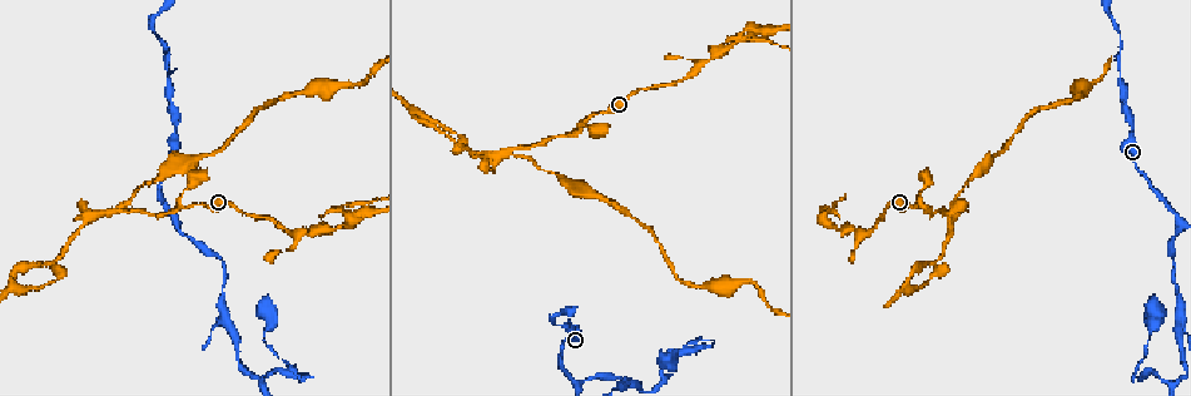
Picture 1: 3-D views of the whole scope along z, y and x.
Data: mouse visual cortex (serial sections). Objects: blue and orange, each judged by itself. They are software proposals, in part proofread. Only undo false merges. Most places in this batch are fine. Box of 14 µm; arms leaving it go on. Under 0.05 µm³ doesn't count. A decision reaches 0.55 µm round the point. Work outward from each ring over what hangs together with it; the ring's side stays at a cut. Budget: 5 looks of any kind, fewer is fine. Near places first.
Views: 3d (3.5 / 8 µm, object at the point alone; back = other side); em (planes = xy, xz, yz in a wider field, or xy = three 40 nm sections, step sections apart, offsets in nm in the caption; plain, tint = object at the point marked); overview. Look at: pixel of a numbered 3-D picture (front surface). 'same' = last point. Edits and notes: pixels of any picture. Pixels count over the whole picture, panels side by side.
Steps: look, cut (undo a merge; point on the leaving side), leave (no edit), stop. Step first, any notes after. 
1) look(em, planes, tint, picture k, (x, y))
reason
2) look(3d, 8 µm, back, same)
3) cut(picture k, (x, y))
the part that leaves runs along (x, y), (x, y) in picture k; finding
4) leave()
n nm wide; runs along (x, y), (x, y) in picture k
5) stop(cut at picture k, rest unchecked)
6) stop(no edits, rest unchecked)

look(3d, 8 µm, picture 1, (918, 206))
abrupt turn

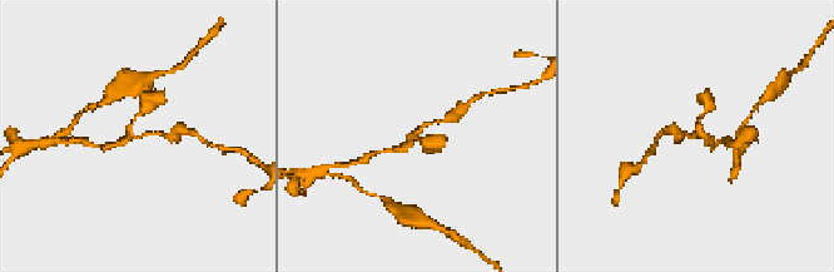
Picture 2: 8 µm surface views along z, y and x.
look(3d, 3.5 µm, picture 2, (135, 137))
closer look

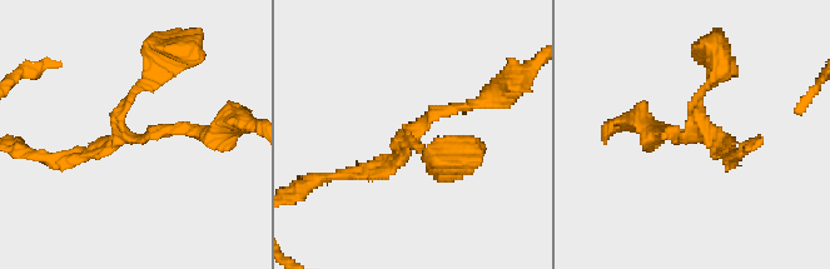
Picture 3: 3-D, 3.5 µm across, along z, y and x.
look(em, xy, step 5, tint, picture 3, (415, 135))
3 arms; arms of 150, 150, 150 nm

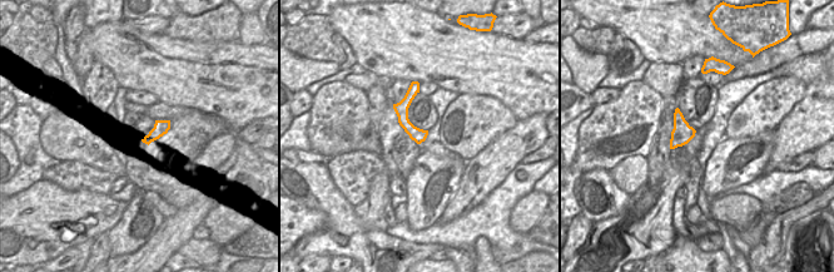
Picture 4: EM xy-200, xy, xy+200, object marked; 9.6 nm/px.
leave()
runs along (415, 84), (403, 122), (418, 139) in picture 4; one cell here

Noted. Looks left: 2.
look(3d, 8 µm, picture 1, (271, 375))
sudden change in width

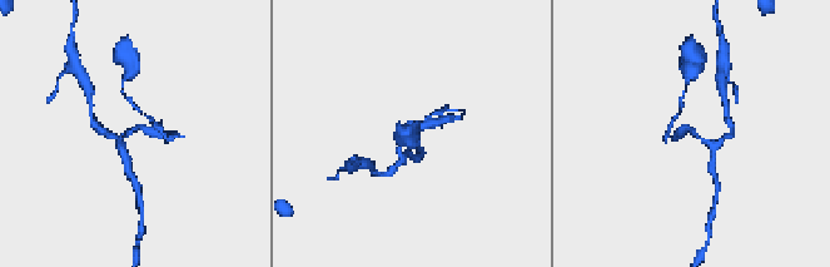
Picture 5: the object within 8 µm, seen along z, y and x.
look(em, xy, step 1, tint, picture 5, (131, 132))
arms of 200, 300 nm

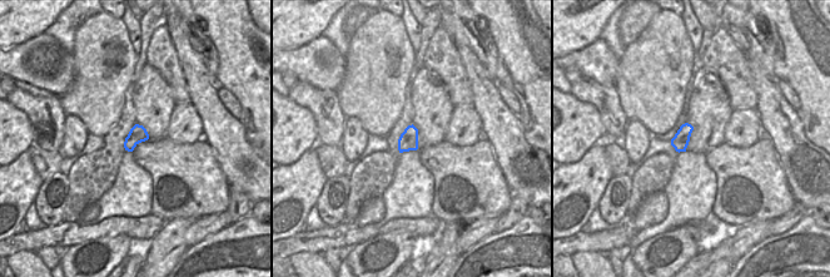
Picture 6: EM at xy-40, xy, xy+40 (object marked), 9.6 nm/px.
leave()
190 nm wide; runs along (399, 162), (401, 141), (442, 120) in picture 5; one cell here

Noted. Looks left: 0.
stop(no edits, rest unchecked)

